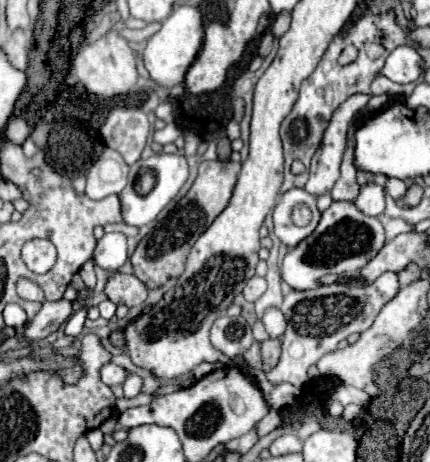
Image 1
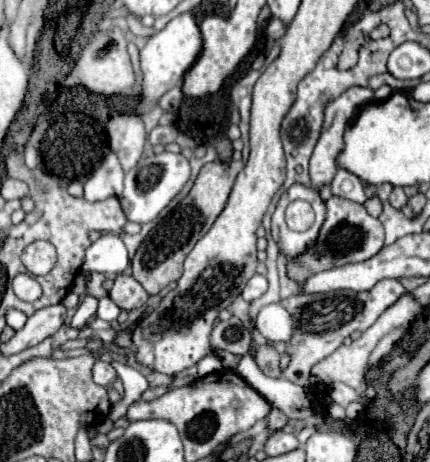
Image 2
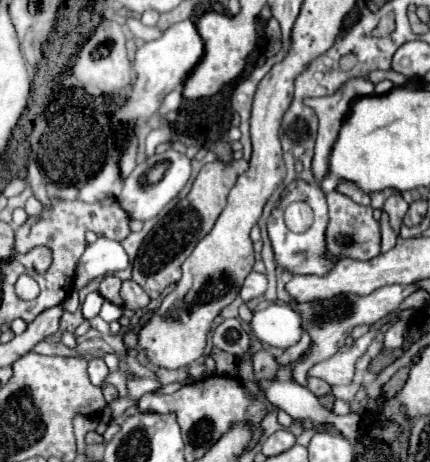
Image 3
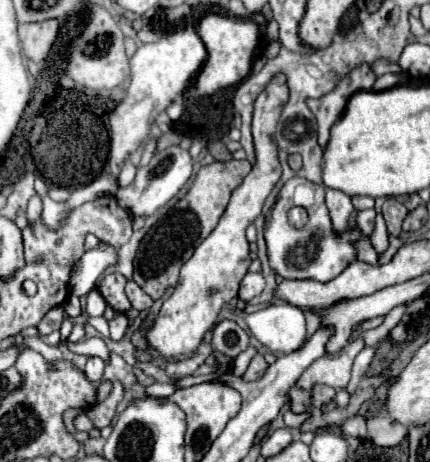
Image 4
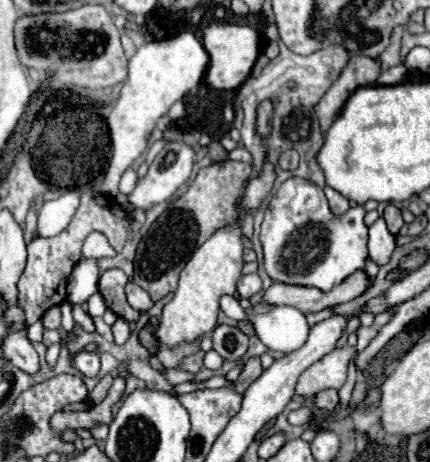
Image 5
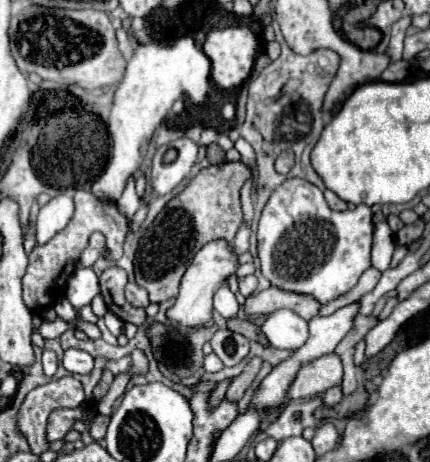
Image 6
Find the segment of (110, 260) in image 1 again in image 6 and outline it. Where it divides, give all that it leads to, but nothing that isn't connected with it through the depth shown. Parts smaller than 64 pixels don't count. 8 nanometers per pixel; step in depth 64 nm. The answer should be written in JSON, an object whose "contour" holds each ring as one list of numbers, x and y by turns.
{"contour":[[76,268,66,284,66,298,68,302,80,310,82,306,90,304,92,298,100,292,98,276,92,268]]}

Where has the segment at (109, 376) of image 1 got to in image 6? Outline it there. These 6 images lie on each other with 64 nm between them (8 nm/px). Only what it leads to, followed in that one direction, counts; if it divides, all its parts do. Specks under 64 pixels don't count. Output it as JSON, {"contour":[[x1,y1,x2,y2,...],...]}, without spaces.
{"contour":[[66,350,64,352,64,368,72,374,90,374,92,368,94,368,94,358,88,354,88,352,82,352,82,350]]}

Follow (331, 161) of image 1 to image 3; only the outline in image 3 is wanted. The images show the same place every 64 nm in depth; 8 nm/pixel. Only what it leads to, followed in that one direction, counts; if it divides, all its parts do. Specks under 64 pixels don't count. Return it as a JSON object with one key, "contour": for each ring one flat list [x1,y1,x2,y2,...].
{"contour":[[350,80,334,96,306,100,306,104,316,110,318,120,320,120,316,150,312,158,312,174,316,182,320,182,328,174,328,158,338,140,338,130,344,118,348,116,352,102,356,98,372,96,372,94,374,94,374,84,370,80]]}

